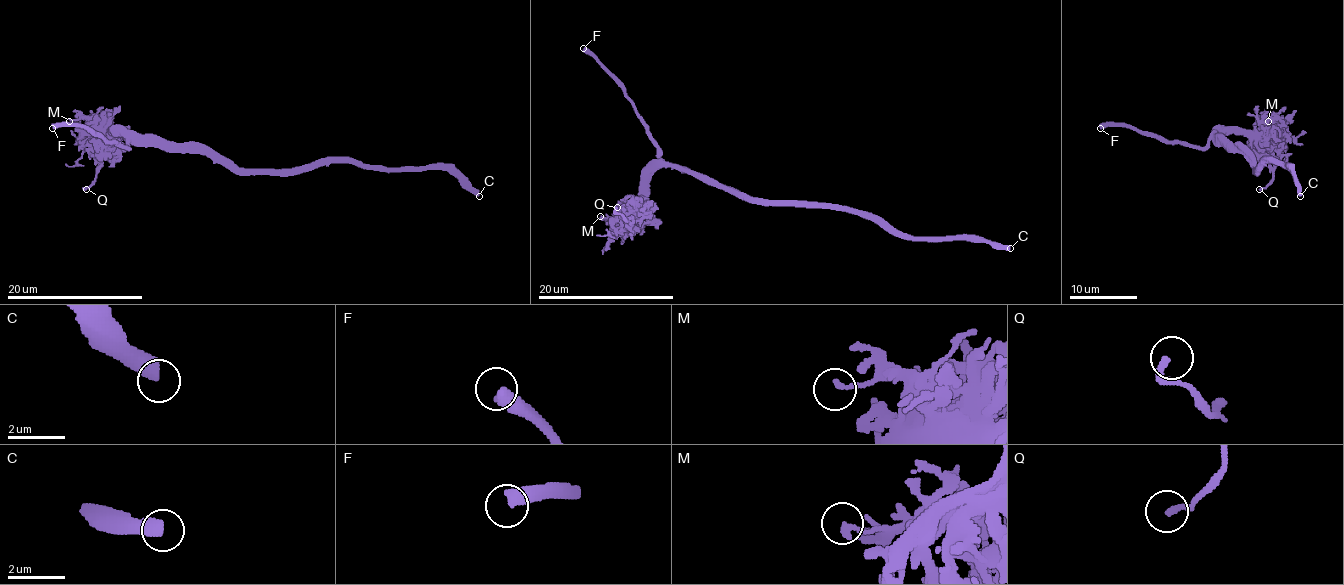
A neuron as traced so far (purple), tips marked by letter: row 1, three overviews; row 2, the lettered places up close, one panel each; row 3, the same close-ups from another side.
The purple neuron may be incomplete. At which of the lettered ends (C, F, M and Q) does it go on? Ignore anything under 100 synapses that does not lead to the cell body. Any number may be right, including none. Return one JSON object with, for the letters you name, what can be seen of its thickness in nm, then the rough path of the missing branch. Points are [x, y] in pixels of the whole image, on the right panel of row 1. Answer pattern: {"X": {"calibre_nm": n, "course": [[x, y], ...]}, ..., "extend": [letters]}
{"F": {"calibre_nm": 480}, "extend": ["F"]}

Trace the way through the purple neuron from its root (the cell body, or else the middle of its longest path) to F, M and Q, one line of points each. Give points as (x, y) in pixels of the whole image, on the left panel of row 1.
F: (229, 168), (188, 150), (134, 145), (129, 139), (125, 148), (79, 126), (52, 128)
M: (229, 168), (202, 153), (166, 148), (139, 138), (125, 138), (120, 133), (107, 133), (85, 119), (69, 121)
Q: (229, 168), (202, 153), (115, 133), (115, 139), (102, 153), (95, 180), (86, 189)

